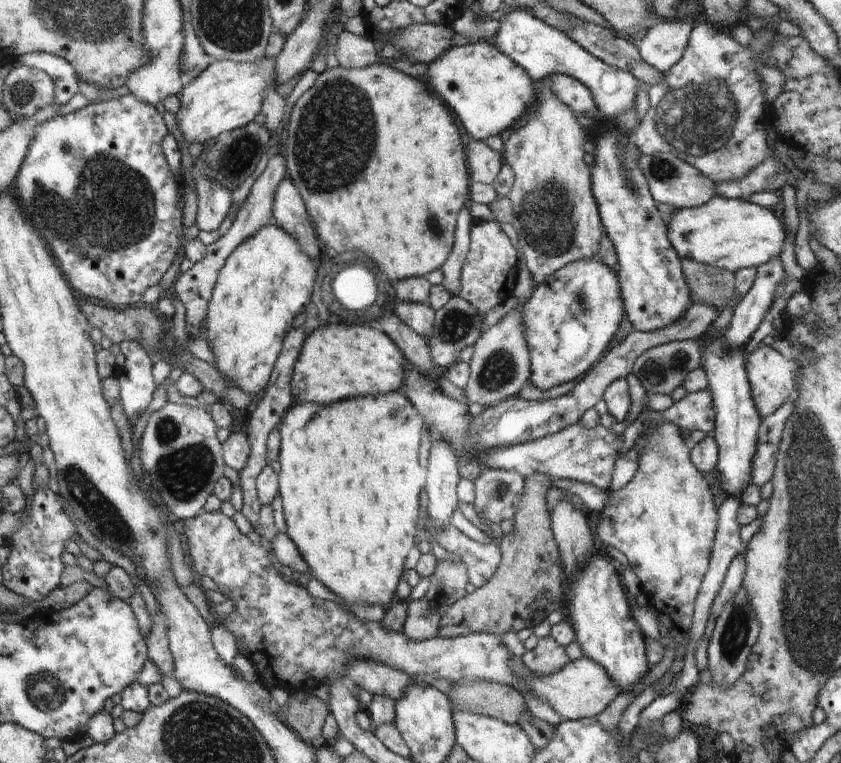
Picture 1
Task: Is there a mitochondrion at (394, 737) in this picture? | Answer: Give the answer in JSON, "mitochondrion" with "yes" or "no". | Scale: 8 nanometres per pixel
{"mitochondrion":"no"}

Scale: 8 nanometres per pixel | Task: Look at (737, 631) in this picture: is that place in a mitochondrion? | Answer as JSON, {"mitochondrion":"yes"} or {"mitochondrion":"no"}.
{"mitochondrion":"yes"}

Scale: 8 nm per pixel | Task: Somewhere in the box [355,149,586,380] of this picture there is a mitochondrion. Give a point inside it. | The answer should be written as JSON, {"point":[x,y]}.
{"point":[548,224]}

